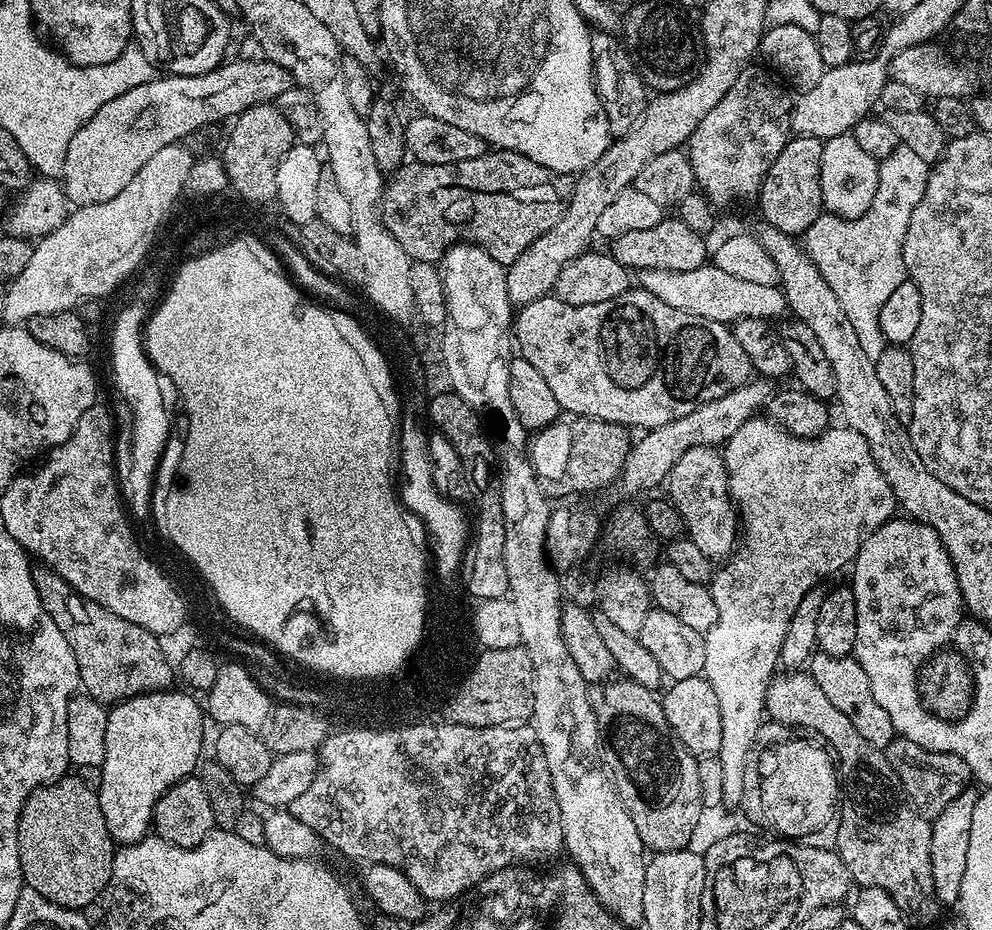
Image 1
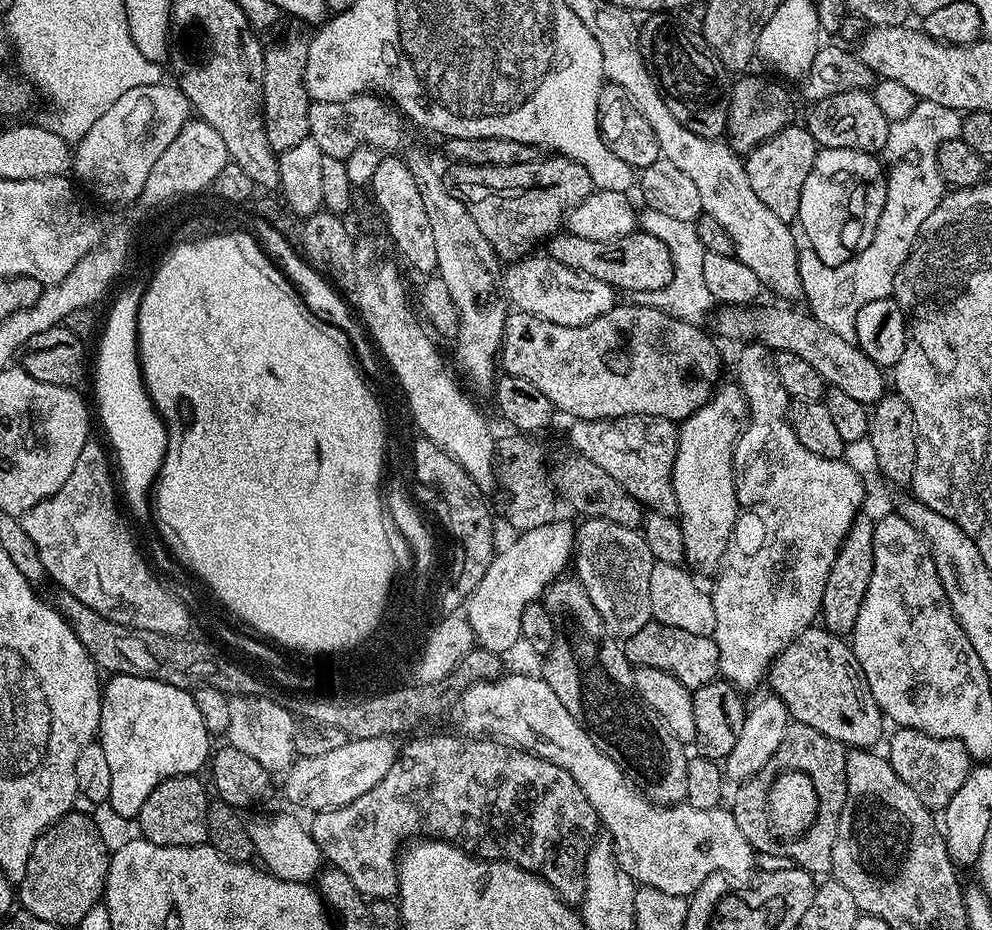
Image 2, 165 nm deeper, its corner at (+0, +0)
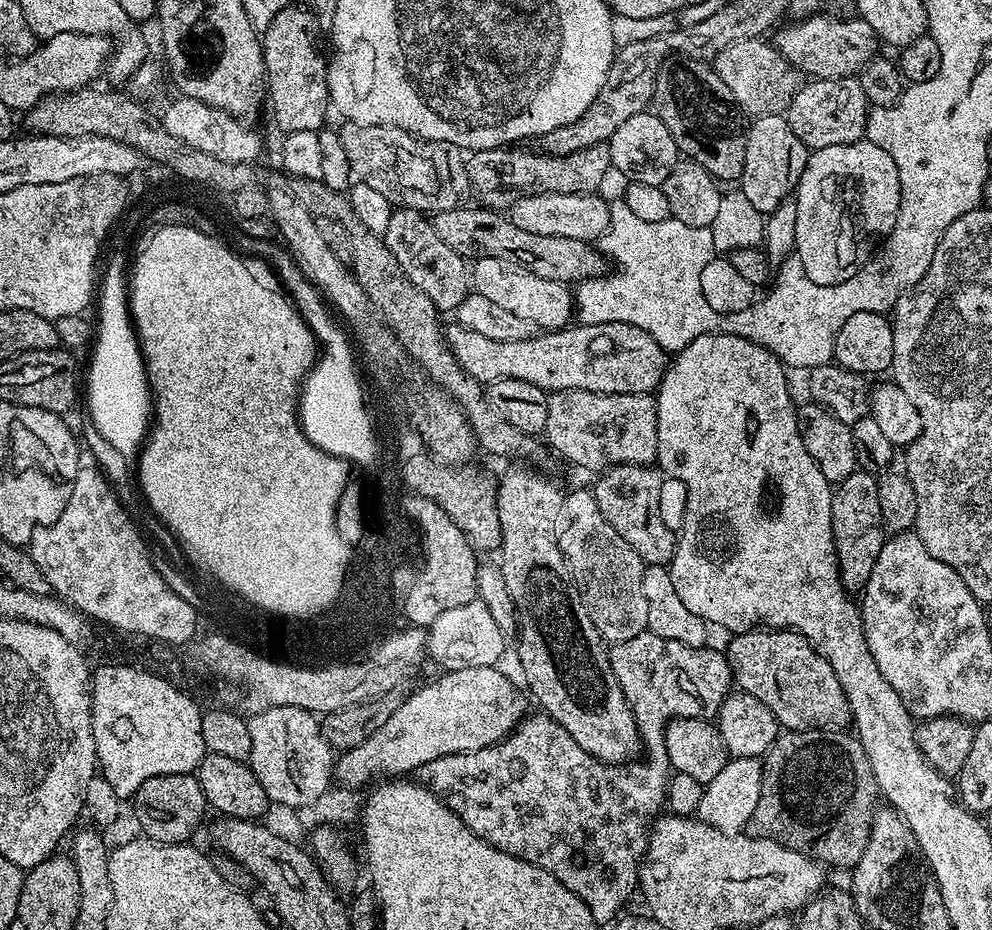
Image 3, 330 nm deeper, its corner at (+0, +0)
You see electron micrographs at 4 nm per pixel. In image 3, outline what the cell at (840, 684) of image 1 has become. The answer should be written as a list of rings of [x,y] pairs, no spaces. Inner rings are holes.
[[[749,630],[746,632],[737,632],[729,640],[732,641],[729,642],[728,648],[726,647],[726,655],[728,657],[729,665],[732,667],[732,679],[735,687],[741,692],[745,692],[754,698],[758,698],[758,702],[762,702],[762,706],[766,706],[766,710],[770,710],[770,714],[774,714],[776,723],[781,729],[839,732],[849,727],[852,711],[848,705],[846,694],[842,690],[842,682],[838,682],[838,674],[834,674],[834,666],[830,666],[830,662],[826,662],[826,658],[822,658],[822,654],[817,652],[815,646],[811,644],[805,636],[791,630]]]

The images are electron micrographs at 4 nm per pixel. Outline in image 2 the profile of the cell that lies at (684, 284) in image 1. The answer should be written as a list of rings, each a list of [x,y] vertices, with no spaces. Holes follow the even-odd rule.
[[[796,306],[780,307],[784,308],[772,308],[769,312],[760,313],[748,312],[752,310],[724,310],[721,311],[724,313],[720,316],[720,324],[732,332],[748,336],[744,338],[755,337],[770,350],[798,354],[798,358],[810,362],[810,366],[814,366],[814,370],[822,374],[825,385],[844,390],[865,406],[875,405],[876,401],[886,395],[885,369],[879,368],[857,344],[846,342],[846,338],[841,338],[839,334],[834,334],[834,330],[822,326],[822,322],[818,322],[807,311],[799,312]]]

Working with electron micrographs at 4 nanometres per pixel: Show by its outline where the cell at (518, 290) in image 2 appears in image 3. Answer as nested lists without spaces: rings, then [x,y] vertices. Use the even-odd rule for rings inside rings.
[[[482,258],[473,265],[470,268],[470,284],[475,295],[504,307],[509,314],[526,318],[533,329],[555,330],[573,323],[574,292],[569,285],[550,282],[550,278],[538,278],[538,274],[530,274],[530,270],[502,258]]]

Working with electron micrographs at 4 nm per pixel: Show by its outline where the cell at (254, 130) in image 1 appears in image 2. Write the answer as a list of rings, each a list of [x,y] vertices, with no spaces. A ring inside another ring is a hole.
[[[288,32],[281,40],[270,43],[264,49],[264,73],[262,74],[262,94],[264,103],[264,129],[266,142],[278,154],[290,150],[290,146],[298,146],[298,142],[309,139],[310,101],[304,85],[304,71],[308,57],[307,35],[300,32]]]

